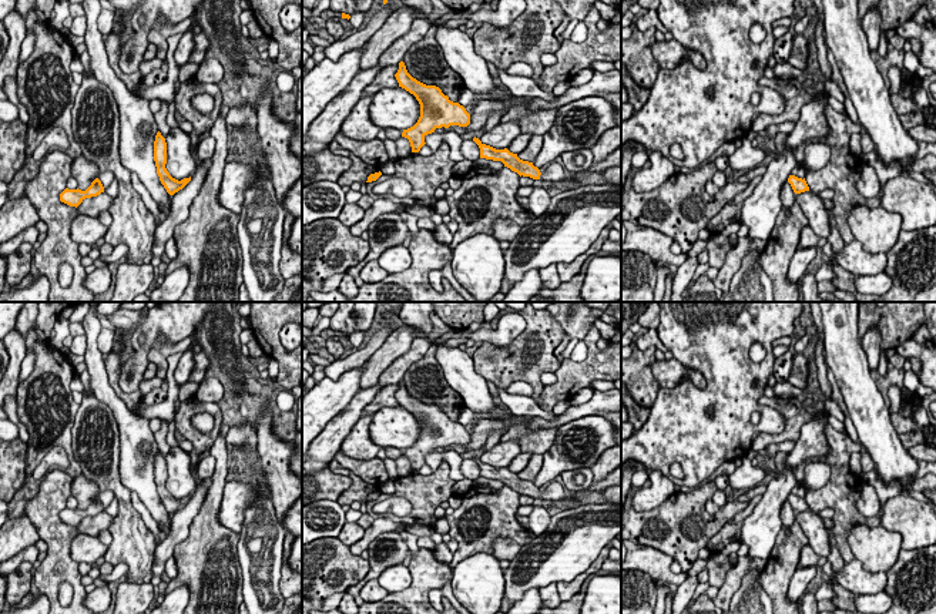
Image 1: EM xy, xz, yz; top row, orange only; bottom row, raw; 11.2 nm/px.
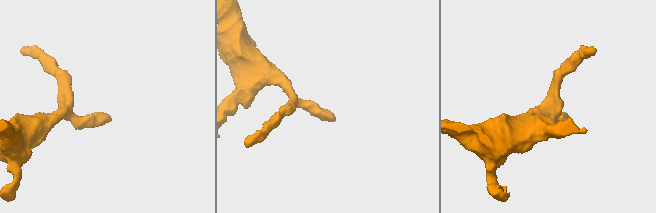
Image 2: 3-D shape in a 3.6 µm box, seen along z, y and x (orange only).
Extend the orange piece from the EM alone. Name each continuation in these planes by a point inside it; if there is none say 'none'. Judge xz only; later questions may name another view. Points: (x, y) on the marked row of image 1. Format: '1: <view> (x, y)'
1: xz (554, 171)

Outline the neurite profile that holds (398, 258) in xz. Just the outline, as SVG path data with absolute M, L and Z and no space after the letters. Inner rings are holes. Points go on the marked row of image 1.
M399 244L382 252L378 262L388 274L396 274L410 266L412 256L409 249Z

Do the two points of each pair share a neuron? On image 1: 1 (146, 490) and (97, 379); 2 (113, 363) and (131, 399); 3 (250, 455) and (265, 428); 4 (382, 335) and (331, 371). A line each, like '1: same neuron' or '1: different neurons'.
1: same neuron
2: same neuron
3: different neurons
4: same neuron

